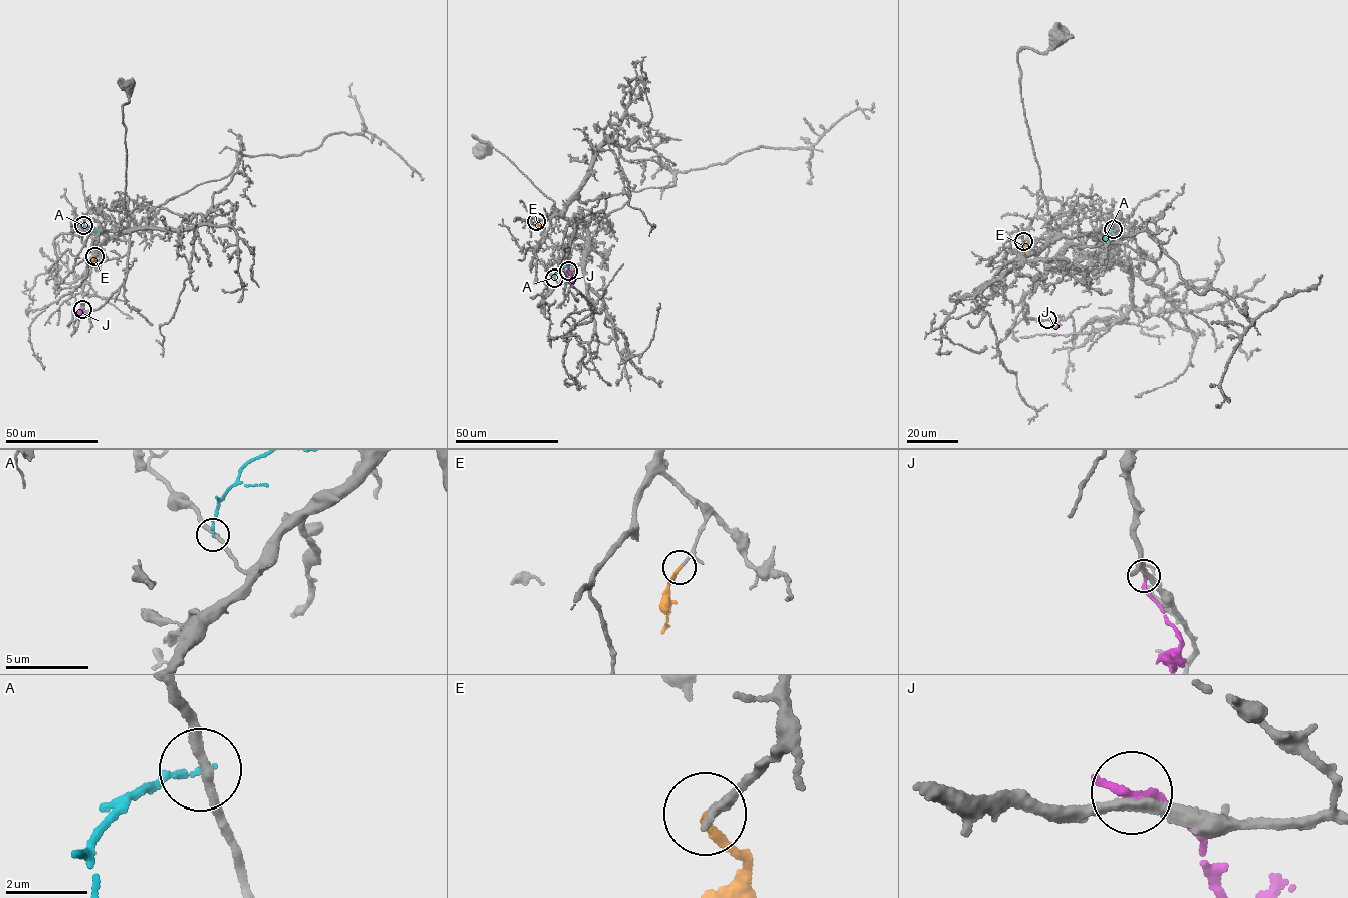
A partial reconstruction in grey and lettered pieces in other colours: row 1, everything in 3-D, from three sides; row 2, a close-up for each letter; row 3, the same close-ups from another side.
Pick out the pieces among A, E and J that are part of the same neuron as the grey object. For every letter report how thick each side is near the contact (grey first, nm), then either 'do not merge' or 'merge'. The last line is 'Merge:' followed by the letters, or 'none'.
A: 220 nm thick on the grey side, 140 nm on the other; do not merge
E: 130 nm thick on the grey side, 200 nm on the other; merge
J: 280 nm thick on the grey side, 240 nm on the other; do not merge
Merge: E

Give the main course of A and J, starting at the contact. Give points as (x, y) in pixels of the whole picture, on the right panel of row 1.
A: (1114, 229), (1105, 236), (1109, 243)
J: (1047, 319), (1054, 327), (1061, 325)

